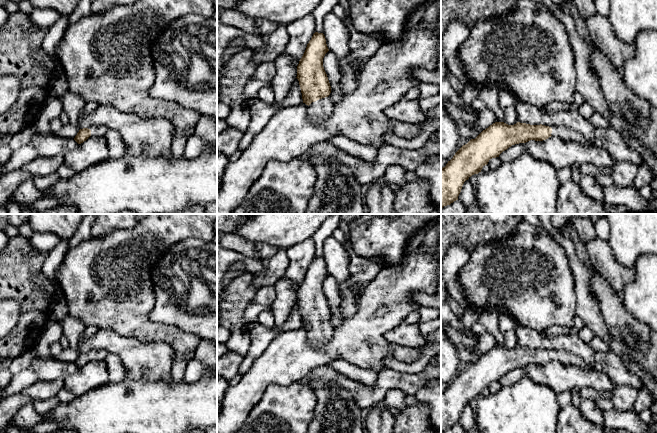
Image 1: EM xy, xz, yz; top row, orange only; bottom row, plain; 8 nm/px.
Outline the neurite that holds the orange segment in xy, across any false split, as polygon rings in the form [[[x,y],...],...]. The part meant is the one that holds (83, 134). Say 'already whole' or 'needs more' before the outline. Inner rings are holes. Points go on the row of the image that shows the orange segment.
needs more; [[[94,126],[91,129],[83,128],[79,130],[74,140],[78,144],[81,144],[86,141],[90,136],[105,136],[107,130],[108,128],[105,126]]]

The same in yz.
needs more; [[[520,122],[514,125],[493,123],[475,139],[463,145],[446,166],[441,168],[441,208],[458,200],[464,182],[481,172],[490,159],[499,157],[512,145],[530,140],[543,141],[551,136],[557,136],[564,141],[589,143],[580,132],[565,126],[551,128],[542,124]]]

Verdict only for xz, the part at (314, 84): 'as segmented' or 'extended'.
extended

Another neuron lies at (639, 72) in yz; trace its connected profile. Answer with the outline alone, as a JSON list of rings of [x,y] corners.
[[[657,29],[640,31],[633,45],[635,54],[623,66],[624,81],[633,93],[657,108]]]

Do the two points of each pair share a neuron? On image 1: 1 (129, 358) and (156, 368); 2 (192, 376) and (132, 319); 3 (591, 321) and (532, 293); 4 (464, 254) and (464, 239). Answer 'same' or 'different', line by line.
1: same
2: different
3: different
4: different

